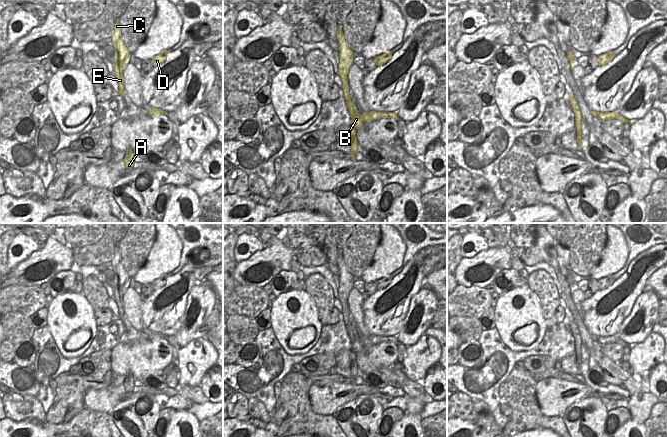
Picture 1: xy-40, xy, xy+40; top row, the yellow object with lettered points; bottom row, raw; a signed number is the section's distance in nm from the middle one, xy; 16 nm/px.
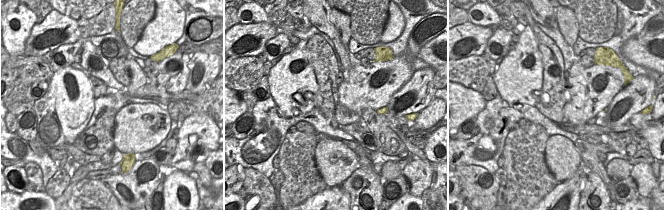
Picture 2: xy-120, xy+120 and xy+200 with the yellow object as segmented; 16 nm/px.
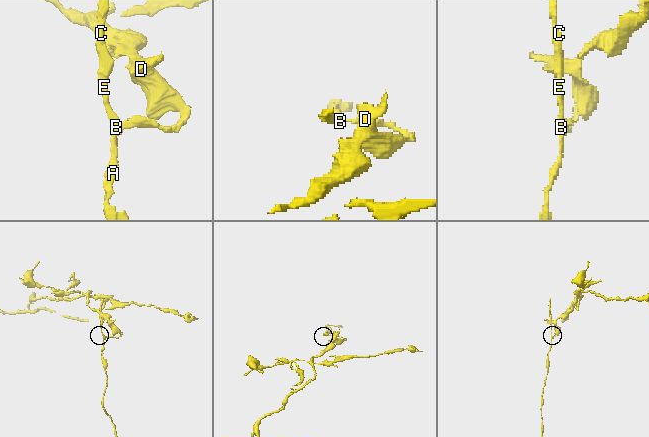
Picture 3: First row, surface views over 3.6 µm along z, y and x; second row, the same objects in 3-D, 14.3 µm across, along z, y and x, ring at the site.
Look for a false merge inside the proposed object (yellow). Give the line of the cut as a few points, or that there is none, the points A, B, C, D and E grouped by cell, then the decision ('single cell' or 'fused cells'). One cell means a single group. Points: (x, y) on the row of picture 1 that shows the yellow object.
xy (362, 115), (365, 121) | A B C E / D | fused cells

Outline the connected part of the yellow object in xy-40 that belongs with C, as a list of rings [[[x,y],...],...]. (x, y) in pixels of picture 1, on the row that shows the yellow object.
[[[119,19],[115,20],[115,26],[111,39],[115,50],[115,63],[113,64],[113,74],[118,82],[119,94],[123,97],[125,92],[123,73],[126,66],[129,64],[130,52],[122,41]]]

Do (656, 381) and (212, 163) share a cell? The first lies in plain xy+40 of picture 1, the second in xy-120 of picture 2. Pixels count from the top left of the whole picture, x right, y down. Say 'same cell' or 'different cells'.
same cell

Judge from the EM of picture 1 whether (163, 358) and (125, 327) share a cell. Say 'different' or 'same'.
different

